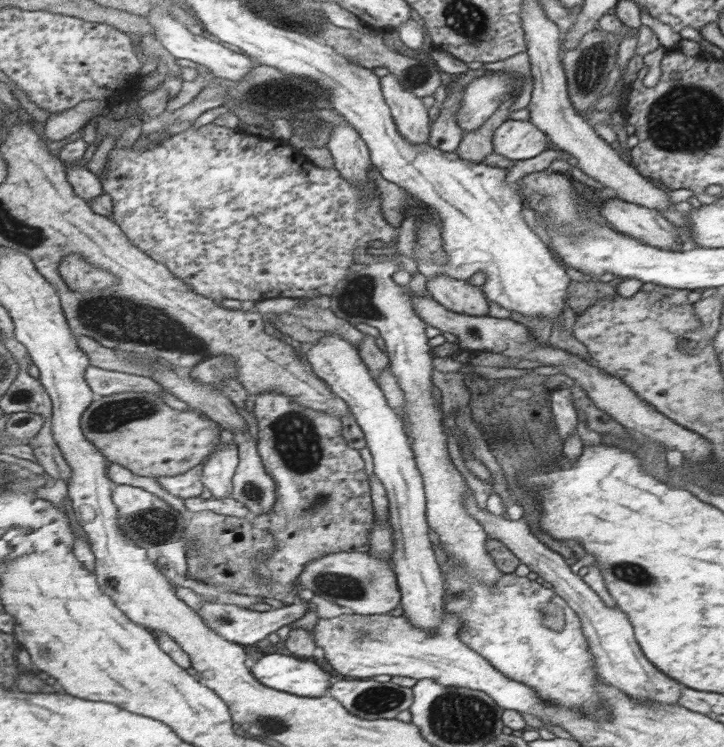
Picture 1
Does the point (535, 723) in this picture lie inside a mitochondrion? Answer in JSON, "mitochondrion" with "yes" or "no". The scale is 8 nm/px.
{"mitochondrion":"no"}

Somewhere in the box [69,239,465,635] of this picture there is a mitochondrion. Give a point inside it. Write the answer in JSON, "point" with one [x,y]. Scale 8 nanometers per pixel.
{"point":[113,319]}

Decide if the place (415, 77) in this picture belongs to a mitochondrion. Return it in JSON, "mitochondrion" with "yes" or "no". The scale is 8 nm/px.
{"mitochondrion":"yes"}

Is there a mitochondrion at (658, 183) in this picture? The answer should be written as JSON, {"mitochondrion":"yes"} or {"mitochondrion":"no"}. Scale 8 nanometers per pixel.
{"mitochondrion":"no"}

